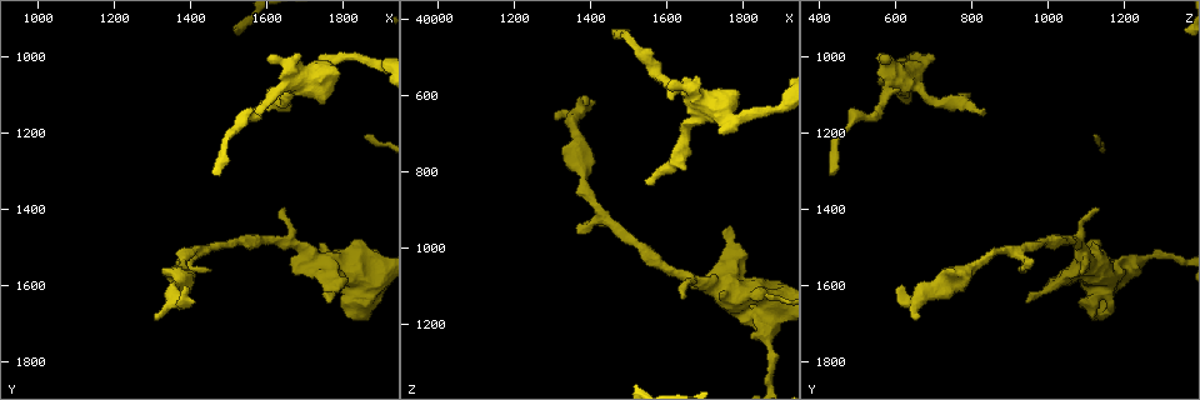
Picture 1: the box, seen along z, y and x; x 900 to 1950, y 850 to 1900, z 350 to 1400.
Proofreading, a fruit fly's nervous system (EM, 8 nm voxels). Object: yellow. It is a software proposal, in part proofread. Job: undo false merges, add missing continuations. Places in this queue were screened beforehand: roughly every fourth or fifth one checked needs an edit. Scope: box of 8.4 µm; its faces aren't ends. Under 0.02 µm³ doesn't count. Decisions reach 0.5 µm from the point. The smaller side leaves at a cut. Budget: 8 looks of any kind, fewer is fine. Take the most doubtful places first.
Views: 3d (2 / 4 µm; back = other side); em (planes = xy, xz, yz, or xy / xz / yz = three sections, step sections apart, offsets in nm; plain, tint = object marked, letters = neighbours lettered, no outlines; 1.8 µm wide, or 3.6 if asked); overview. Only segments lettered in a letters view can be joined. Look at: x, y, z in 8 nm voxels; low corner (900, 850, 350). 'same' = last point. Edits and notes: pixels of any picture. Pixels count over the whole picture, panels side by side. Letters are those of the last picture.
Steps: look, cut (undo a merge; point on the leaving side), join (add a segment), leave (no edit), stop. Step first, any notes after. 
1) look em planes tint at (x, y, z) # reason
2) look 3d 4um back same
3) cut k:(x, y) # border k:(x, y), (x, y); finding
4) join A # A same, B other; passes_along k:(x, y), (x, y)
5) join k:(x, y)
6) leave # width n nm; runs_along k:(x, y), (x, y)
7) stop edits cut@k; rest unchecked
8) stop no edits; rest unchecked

look em planes letters at (1550, 1145, 825)

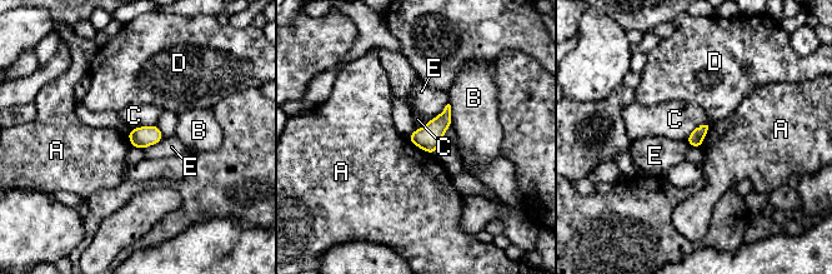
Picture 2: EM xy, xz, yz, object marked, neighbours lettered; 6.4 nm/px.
leave # longest_contact E 220 nm; A other, B other, C other, D other, E other; border 2:(156, 124), (138, 126), (130, 130); none of them fits

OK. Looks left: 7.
look 3d 4um at (1680, 1000, 550) # an open end

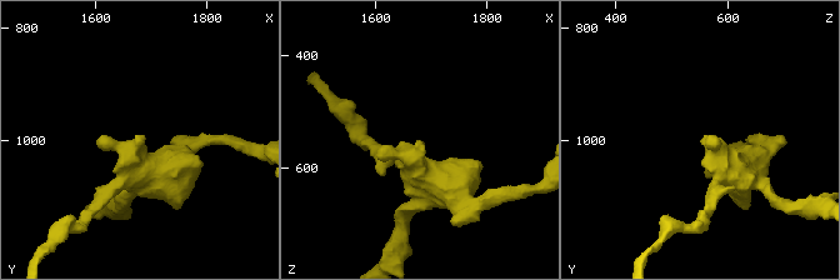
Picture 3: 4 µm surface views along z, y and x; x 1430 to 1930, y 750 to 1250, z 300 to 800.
look em yz step 8 tint at (1680, 1005, 550)

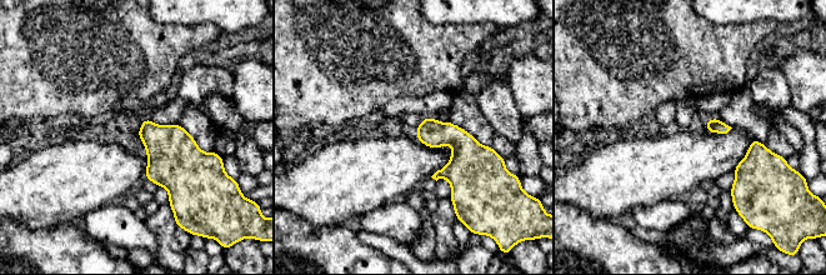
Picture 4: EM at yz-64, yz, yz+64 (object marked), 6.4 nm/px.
look em planes letters same

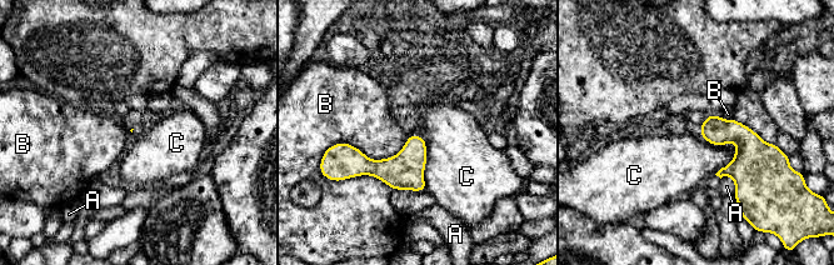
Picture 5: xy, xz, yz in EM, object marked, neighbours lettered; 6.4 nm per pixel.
leave # A other, B other, C other; border 5:(702, 136), (735, 145), (715, 174); none of them fits

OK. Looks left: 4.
look em planes tint at (1875, 1525, 1265) # calibre changes

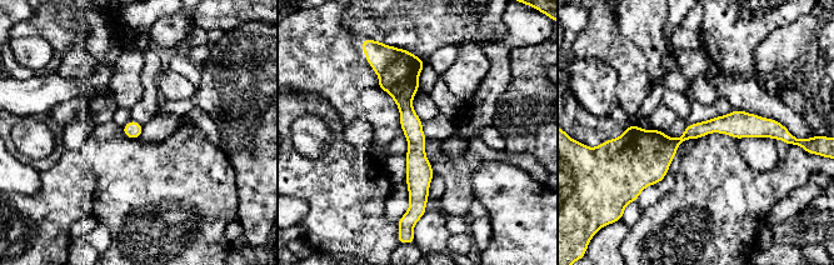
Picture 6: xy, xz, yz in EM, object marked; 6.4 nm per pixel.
look em planes letters same

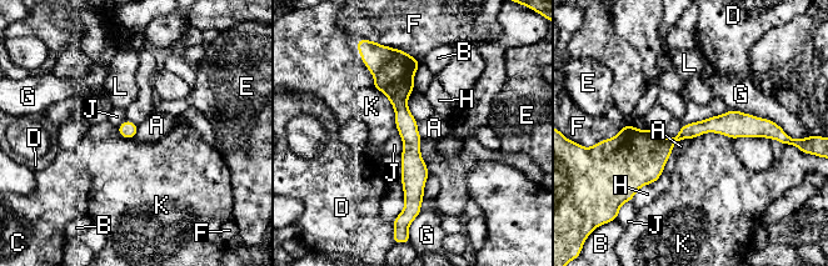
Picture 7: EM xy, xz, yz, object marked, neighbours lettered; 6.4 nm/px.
leave # longest_contact K 340 nm; A other, B other, C other, D other, E other, F other, G other, H other, J other, K other, L other; runs_along 7:(768, 124), (619, 144); one neuron here

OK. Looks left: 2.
stop no edits; rest unchecked

